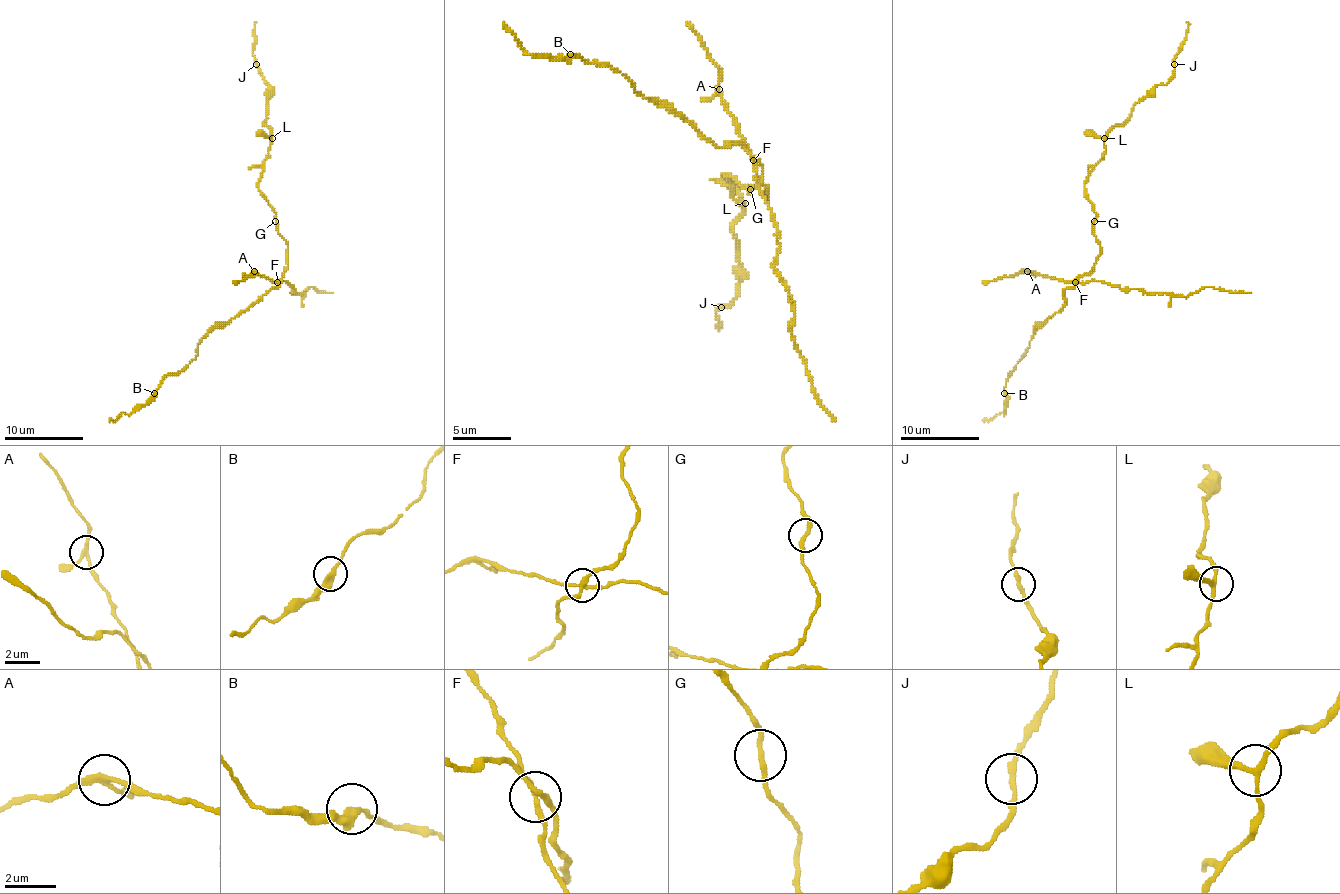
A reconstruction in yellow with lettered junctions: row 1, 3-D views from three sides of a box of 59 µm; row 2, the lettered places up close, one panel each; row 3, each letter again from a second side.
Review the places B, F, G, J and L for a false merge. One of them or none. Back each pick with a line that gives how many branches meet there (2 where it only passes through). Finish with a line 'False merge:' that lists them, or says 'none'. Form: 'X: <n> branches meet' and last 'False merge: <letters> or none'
F: 4 branches meet
False merge: F

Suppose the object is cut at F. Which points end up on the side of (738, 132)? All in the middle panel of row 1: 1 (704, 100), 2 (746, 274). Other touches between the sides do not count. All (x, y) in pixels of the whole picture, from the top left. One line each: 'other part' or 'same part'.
1: same part
2: other part

